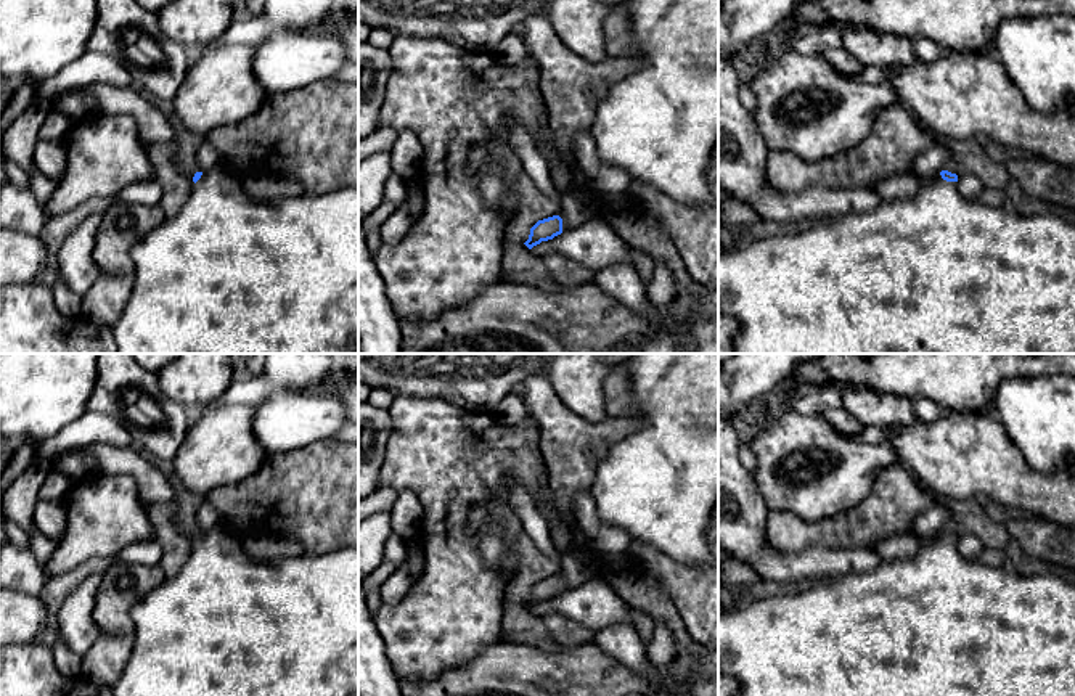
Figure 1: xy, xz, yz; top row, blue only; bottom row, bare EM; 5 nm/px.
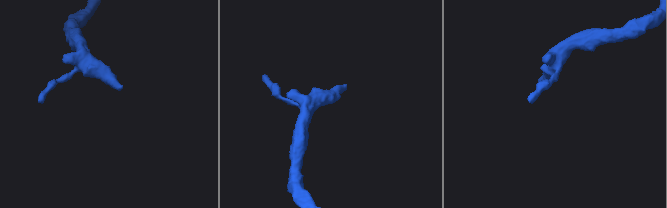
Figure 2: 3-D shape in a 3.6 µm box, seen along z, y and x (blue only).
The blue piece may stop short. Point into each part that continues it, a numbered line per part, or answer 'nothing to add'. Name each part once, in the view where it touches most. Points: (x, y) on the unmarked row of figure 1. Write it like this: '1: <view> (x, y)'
1: yz (937, 624)

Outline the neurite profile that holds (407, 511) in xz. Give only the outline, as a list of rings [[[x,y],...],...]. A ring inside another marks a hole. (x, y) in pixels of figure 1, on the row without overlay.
[[[410,490],[399,492],[390,511],[392,534],[411,540],[419,532],[421,518],[419,498]]]

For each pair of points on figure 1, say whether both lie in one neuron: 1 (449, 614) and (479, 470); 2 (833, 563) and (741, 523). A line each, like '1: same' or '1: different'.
1: same
2: same

